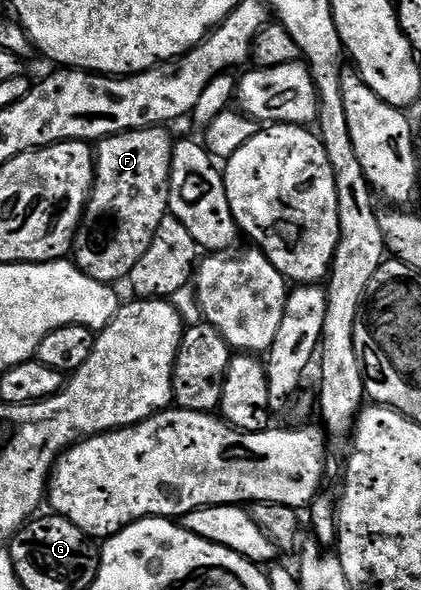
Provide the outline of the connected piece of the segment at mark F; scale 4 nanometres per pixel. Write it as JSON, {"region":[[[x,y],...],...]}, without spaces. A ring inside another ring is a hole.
{"region":[[[148,126],[142,130],[132,130],[126,134],[116,134],[103,138],[95,146],[95,173],[93,191],[89,193],[89,203],[85,205],[85,215],[77,229],[77,241],[71,251],[75,265],[91,280],[110,284],[128,279],[129,273],[143,260],[143,252],[151,248],[159,224],[169,214],[169,177],[175,138],[168,134],[165,126]]]}

